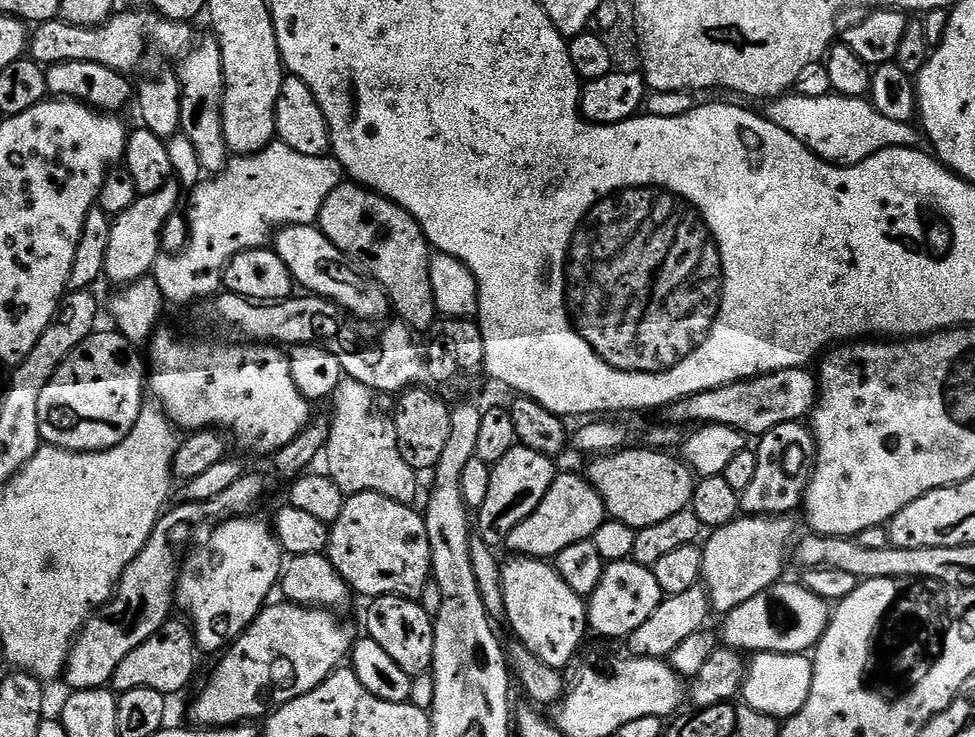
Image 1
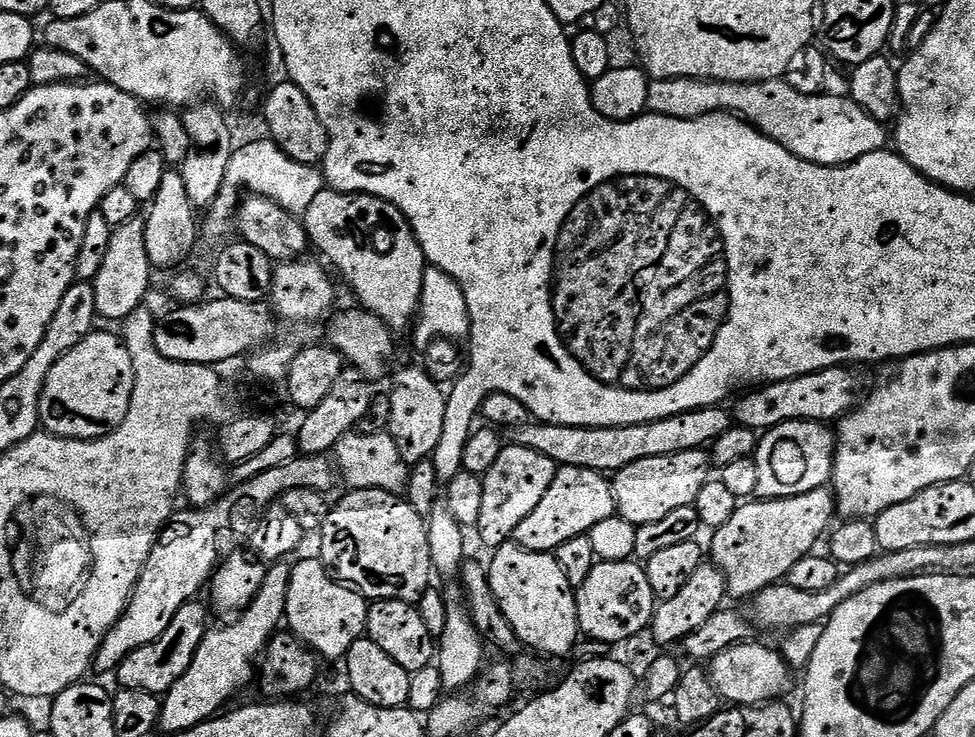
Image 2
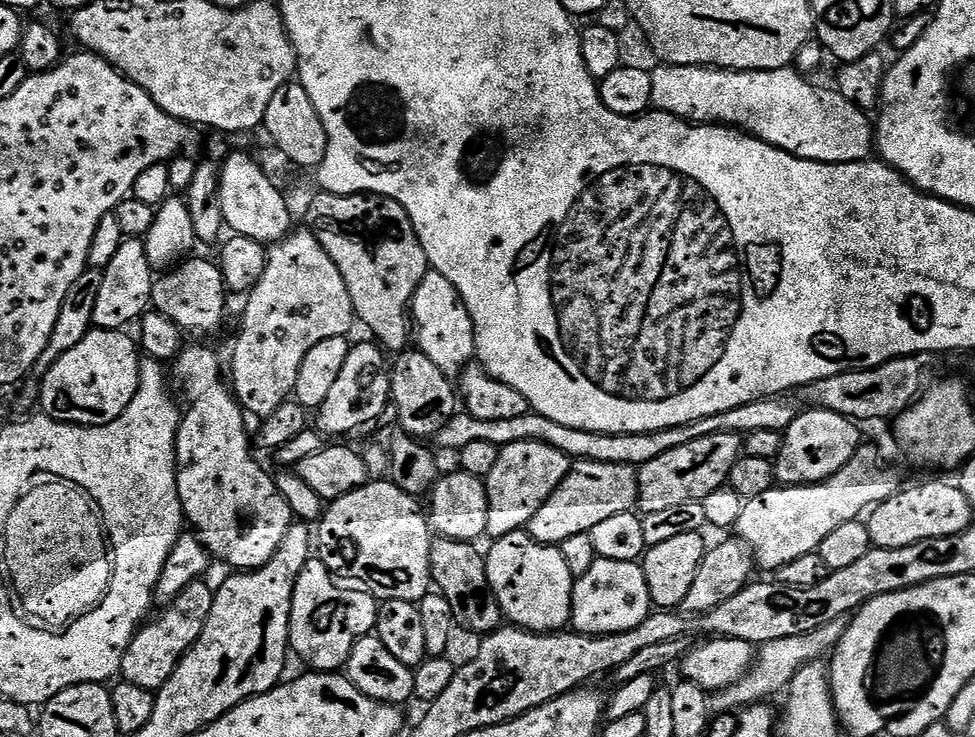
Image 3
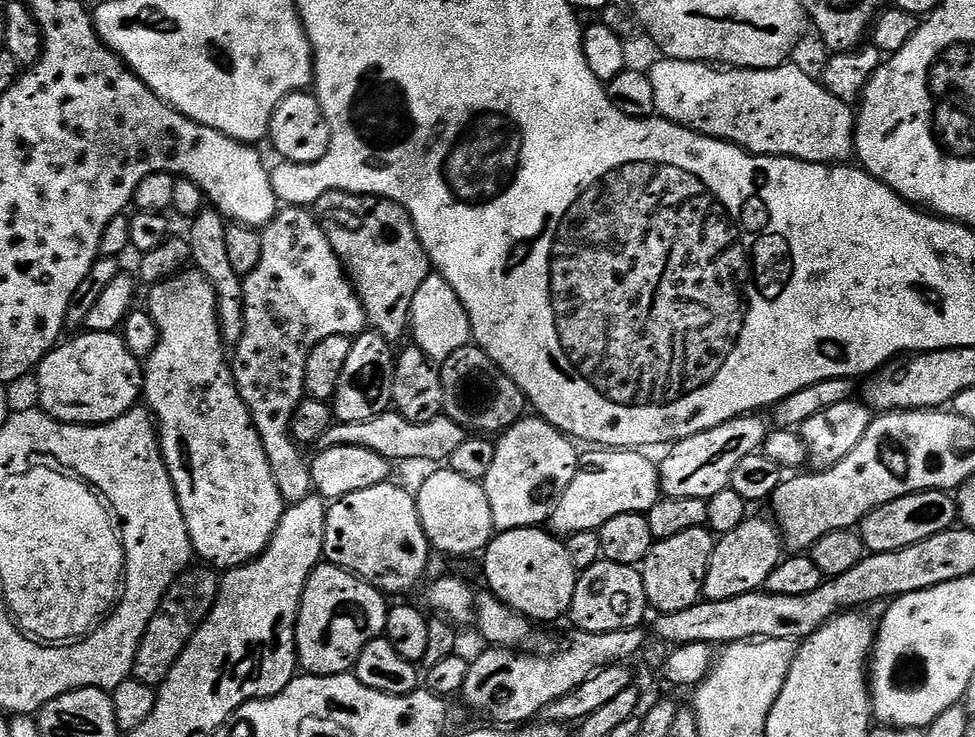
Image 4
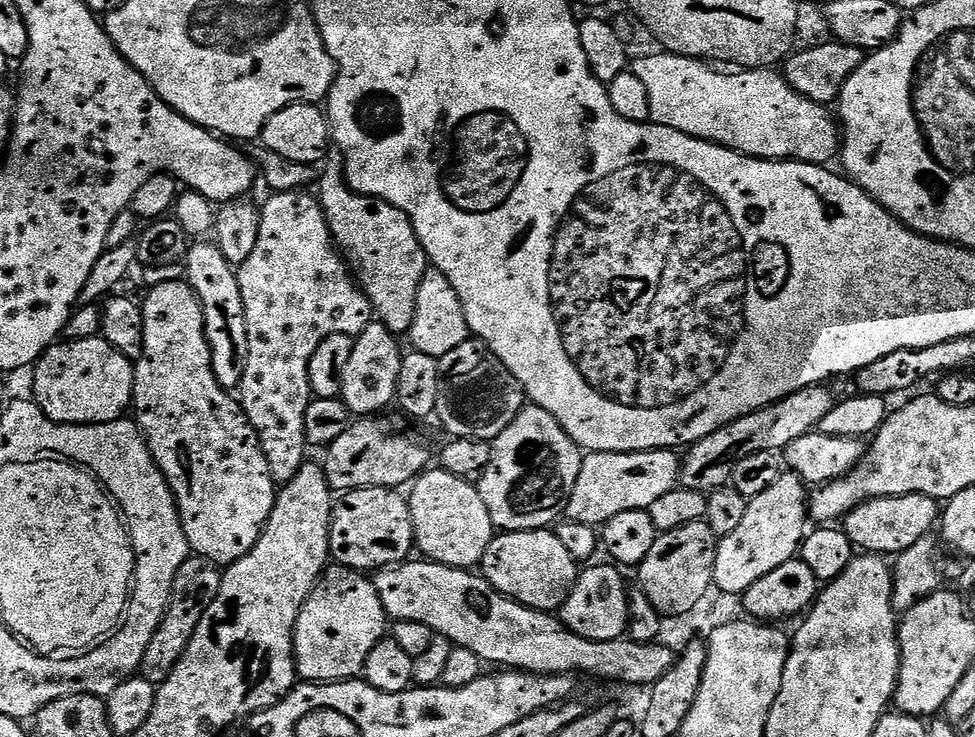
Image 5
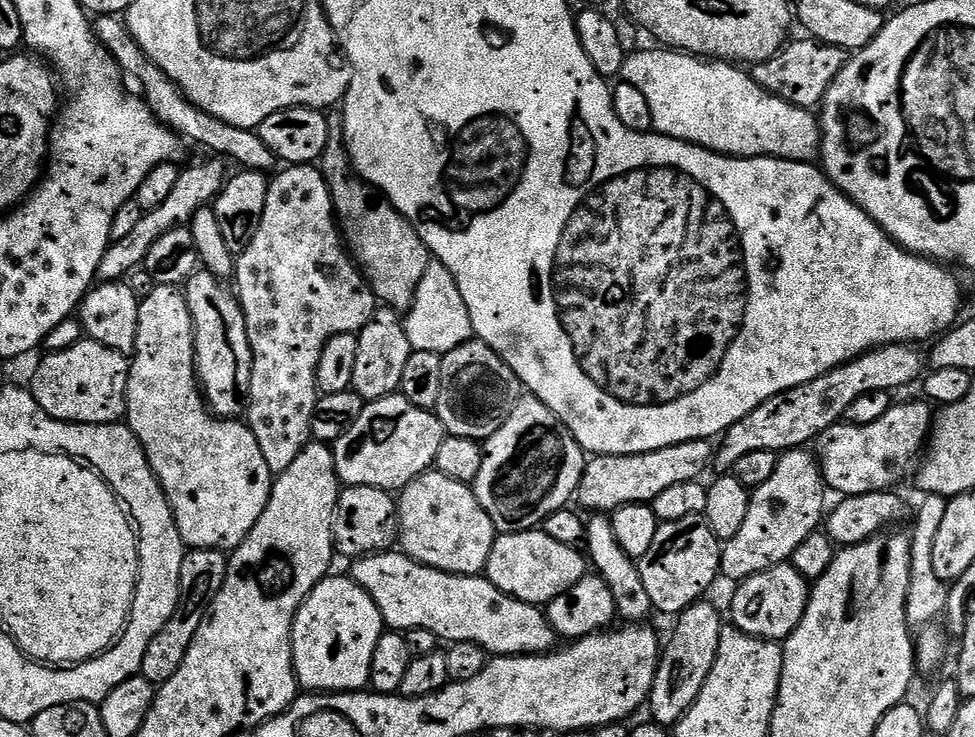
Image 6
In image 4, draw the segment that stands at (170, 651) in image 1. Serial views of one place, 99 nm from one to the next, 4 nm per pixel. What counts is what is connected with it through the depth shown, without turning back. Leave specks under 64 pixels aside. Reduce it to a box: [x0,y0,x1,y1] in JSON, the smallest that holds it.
[132,567,221,684]

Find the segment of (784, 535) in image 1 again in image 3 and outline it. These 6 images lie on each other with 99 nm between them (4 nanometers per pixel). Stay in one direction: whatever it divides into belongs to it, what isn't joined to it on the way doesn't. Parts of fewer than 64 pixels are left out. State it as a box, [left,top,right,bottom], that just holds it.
[734,446,901,570]

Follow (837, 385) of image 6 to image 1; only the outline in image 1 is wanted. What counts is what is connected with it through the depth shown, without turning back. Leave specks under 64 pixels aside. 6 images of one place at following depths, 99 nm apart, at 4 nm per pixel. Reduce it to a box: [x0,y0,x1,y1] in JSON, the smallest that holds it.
[586,446,697,529]

